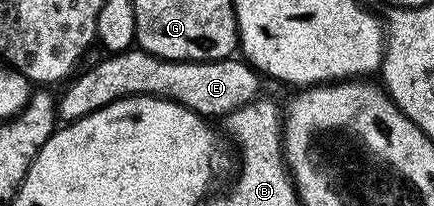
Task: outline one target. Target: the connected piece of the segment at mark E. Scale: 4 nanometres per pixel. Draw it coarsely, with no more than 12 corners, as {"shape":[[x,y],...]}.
{"shape":[[134,47],[82,68],[59,93],[62,122],[124,97],[166,97],[224,119],[258,100],[236,56],[164,61]]}

